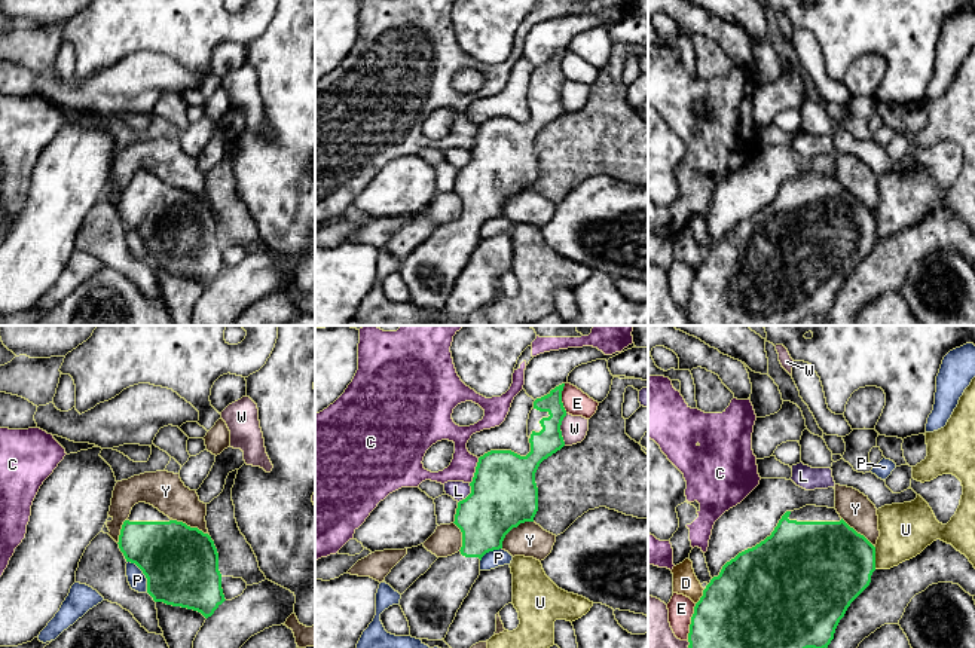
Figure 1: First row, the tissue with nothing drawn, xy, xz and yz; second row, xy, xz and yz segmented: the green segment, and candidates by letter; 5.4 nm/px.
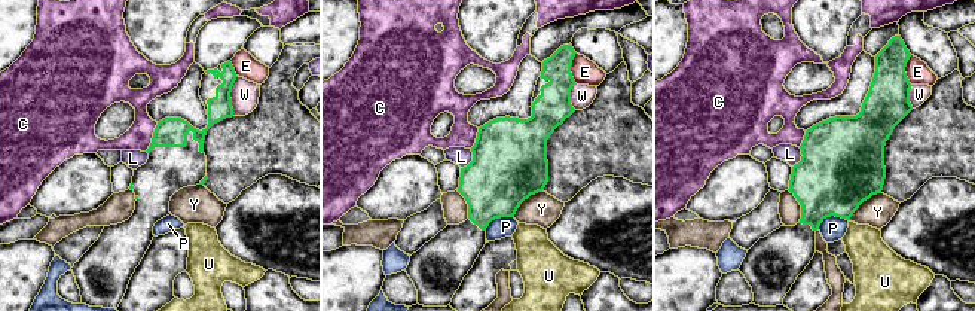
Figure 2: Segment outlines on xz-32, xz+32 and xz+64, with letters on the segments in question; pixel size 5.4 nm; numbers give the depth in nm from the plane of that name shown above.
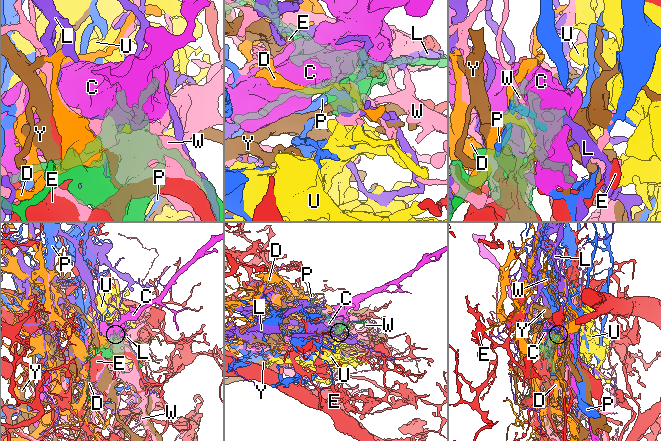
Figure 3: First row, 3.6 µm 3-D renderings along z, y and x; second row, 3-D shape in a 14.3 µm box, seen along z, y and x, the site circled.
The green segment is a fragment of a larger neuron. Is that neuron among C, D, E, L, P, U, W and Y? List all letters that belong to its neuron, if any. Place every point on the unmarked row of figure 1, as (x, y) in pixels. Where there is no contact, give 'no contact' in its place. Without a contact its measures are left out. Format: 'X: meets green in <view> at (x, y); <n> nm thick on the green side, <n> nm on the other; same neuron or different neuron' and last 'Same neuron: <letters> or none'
C: meets green in xz at (476, 138); 360 nm thick on the green side, 140 nm on the other; different neuron
D: meets green in yz at (702, 263); 500 nm thick on the green side, 130 nm on the other; different neuron
E: meets green in yz at (691, 289); 500 nm thick on the green side, 140 nm on the other; different neuron
L: meets green in xz at (470, 161); 360 nm thick on the green side, 100 nm on the other; different neuron
P: meets green in xy at (144, 241); 400 nm thick on the green side, 100 nm on the other; different neuron
U: meets green in yz at (874, 225); 460 nm thick on the green side, 280 nm on the other; different neuron
W: meets green in xz at (559, 97); 150 nm thick on the green side, 140 nm on the other; different neuron
Y: meets green in xz at (513, 193); 360 nm thick on the green side, 190 nm on the other; different neuron
Same neuron: none

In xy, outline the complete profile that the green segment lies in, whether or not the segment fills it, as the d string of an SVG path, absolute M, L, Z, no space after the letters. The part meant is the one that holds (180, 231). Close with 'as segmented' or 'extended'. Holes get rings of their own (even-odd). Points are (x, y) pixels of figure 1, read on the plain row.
M138 169L123 189L119 216L147 245L155 269L201 279L205 285L226 268L218 220L208 201Z; extended

